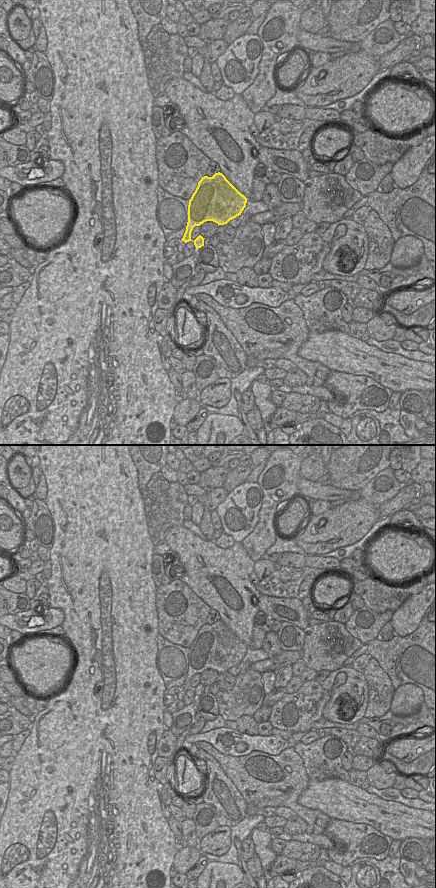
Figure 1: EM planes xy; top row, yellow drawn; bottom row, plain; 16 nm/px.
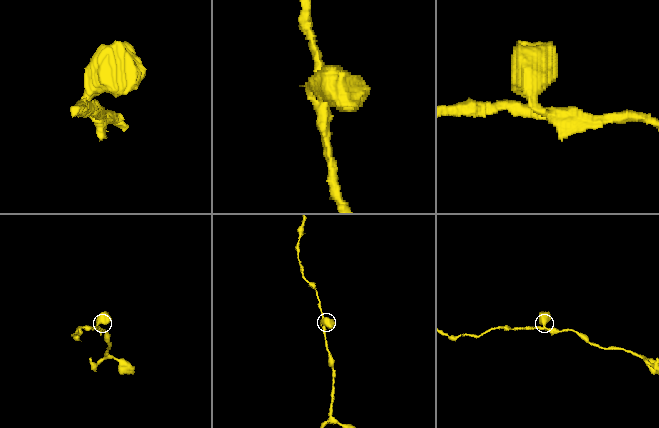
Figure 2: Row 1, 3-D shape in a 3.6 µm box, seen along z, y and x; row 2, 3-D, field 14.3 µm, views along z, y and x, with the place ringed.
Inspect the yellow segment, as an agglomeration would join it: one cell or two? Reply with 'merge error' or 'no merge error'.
no merge error

